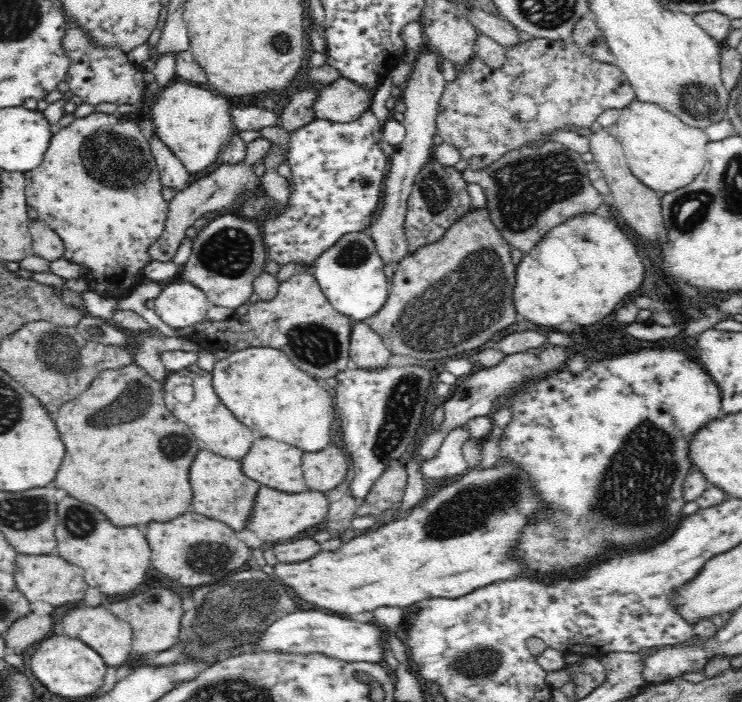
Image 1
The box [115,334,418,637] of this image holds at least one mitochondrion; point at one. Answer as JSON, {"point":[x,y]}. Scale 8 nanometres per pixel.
{"point":[207,560]}

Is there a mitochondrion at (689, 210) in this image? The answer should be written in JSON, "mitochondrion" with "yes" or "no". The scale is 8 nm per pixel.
{"mitochondrion":"yes"}

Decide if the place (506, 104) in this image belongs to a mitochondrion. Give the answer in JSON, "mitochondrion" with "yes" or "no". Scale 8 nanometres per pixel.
{"mitochondrion":"no"}

